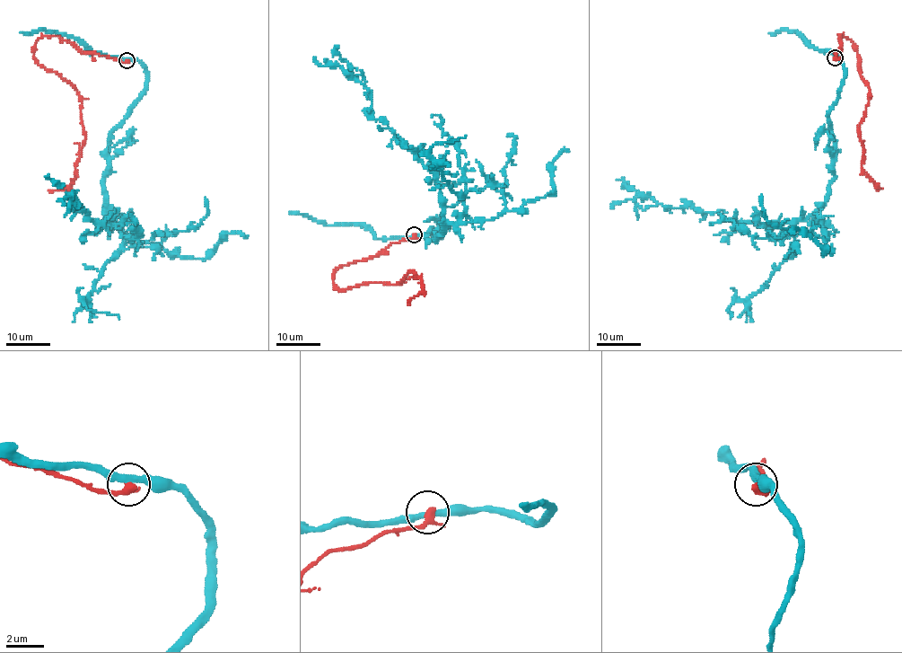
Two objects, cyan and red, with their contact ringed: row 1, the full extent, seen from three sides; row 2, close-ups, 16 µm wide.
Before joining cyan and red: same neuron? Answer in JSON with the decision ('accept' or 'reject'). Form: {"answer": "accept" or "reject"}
{"answer": "reject"}

